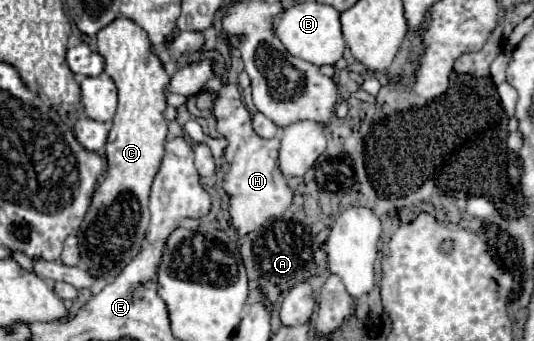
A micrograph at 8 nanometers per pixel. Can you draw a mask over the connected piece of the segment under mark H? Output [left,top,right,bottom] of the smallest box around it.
[196,84,294,234]

